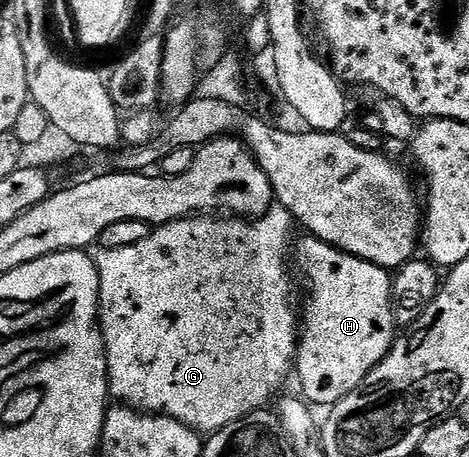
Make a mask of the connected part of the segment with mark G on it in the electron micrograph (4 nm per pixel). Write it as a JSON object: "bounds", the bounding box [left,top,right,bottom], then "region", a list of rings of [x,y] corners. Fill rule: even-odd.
{"bounds":[94,206,298,434],"region":[[[273,206],[264,213],[263,216],[257,216],[252,219],[248,218],[221,218],[216,214],[197,214],[189,216],[182,220],[175,220],[169,224],[162,224],[151,229],[151,232],[142,241],[138,241],[130,246],[122,246],[121,249],[110,249],[108,251],[97,251],[94,259],[96,262],[96,269],[100,275],[100,333],[104,336],[104,349],[108,355],[108,391],[113,401],[119,402],[121,405],[129,408],[137,409],[141,412],[151,412],[161,416],[169,416],[178,422],[182,422],[187,428],[195,428],[197,433],[211,434],[230,426],[230,422],[238,422],[244,416],[248,416],[251,412],[263,409],[264,404],[272,396],[272,391],[283,382],[294,368],[294,361],[296,359],[296,341],[298,339],[298,308],[292,305],[292,280],[288,277],[288,268],[284,265],[284,255],[289,255],[290,241],[293,239],[292,228],[294,229],[294,221],[291,214],[284,208]]]}

